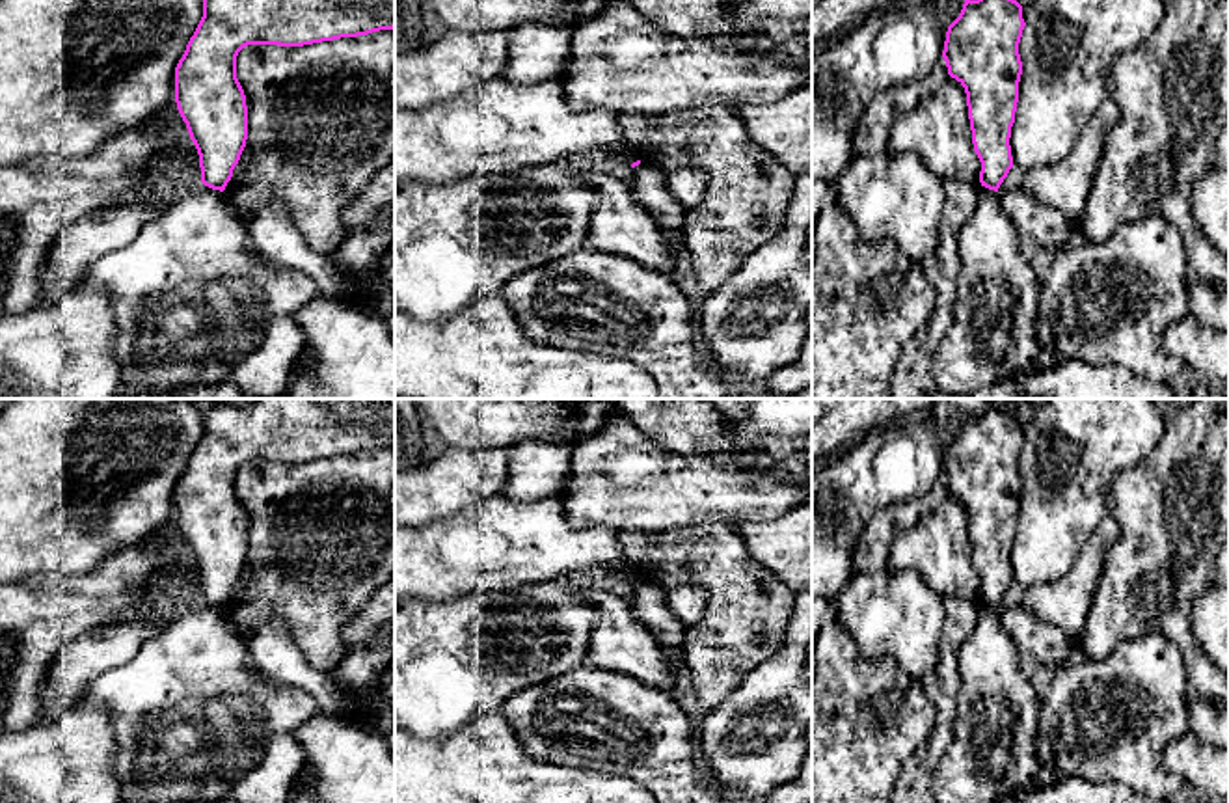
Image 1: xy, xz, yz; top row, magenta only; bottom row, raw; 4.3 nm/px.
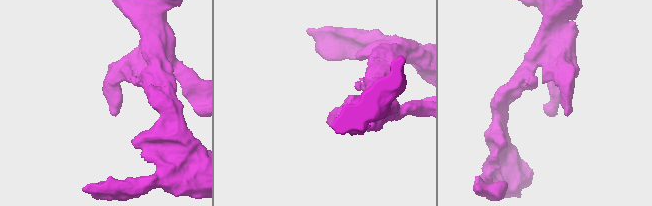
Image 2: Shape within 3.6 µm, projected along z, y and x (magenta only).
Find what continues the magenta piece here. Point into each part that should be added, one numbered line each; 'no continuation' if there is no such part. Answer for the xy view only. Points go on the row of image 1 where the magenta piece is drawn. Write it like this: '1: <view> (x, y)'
no continuation

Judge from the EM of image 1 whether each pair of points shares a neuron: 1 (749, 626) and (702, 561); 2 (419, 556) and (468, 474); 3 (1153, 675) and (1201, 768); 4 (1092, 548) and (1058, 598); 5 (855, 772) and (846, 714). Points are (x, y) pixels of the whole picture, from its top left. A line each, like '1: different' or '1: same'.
1: same
2: different
3: different
4: same
5: same

